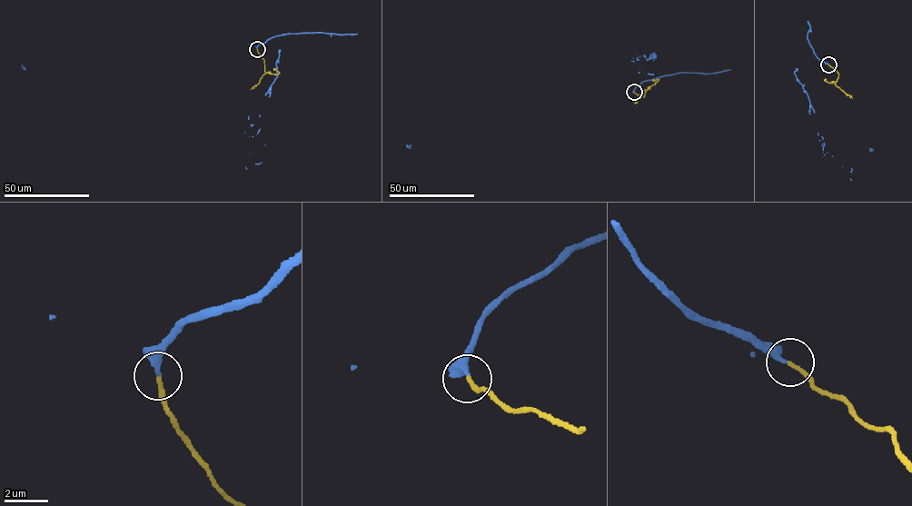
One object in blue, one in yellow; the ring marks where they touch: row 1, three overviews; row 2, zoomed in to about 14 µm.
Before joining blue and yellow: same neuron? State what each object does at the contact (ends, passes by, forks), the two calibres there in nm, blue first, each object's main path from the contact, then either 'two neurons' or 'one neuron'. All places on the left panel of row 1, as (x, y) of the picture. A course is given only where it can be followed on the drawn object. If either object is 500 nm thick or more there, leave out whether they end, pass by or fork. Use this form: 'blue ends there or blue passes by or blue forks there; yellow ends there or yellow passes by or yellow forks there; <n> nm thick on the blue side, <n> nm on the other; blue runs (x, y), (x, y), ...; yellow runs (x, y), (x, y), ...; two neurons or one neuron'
blue ends there; yellow ends there; 320 nm thick on the blue side, 180 nm on the other; blue runs (257, 49), (249, 44), (25, 69), (22, 64); yellow runs (257, 49), (264, 60), (265, 73), (258, 84), (250, 89); one neuron

